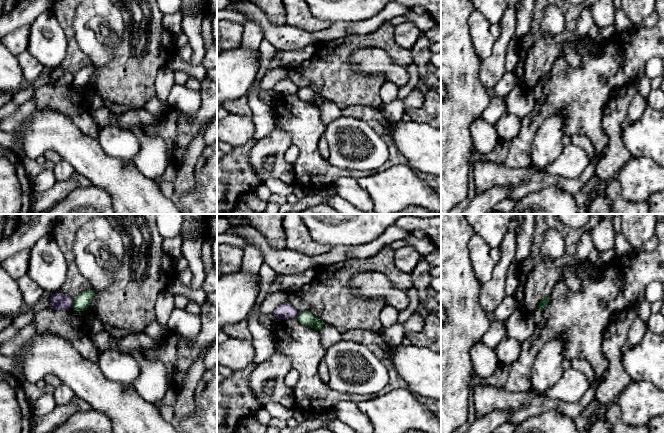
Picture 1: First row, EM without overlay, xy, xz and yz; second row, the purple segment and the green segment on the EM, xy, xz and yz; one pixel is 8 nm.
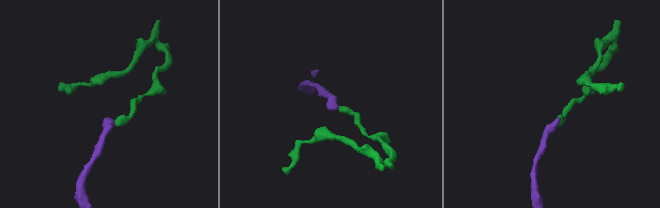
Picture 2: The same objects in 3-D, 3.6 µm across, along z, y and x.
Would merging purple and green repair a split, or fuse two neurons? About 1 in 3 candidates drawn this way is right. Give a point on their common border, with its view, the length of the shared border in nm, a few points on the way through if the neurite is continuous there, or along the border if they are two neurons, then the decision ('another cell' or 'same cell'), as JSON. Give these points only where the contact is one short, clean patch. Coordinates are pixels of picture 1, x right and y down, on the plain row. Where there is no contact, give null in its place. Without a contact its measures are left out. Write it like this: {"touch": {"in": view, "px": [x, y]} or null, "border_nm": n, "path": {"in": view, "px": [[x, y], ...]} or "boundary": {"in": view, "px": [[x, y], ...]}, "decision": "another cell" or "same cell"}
{"touch": {"in": "xy", "px": [72, 80]}, "border_nm": 70, "boundary": {"in": "xy", "px": [[73, 76], [71, 83]]}, "decision": "another cell"}

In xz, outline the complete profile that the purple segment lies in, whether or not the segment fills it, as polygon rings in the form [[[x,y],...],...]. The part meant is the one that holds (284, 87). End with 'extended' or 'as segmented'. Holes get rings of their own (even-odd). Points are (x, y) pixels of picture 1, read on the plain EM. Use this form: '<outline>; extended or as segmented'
[[[283,79],[276,83],[273,90],[277,95],[297,94],[298,87],[289,79]]]; as segmented

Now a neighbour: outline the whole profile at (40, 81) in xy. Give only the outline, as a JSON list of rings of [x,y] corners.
[[[47,75],[44,77],[39,76],[35,81],[31,82],[31,83],[24,81],[20,89],[25,88],[29,84],[31,84],[36,89],[36,88],[39,88],[43,85],[49,84],[50,80],[51,80],[50,75]]]

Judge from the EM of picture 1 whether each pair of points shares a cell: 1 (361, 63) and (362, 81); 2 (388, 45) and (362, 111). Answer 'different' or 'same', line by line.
1: different
2: different

